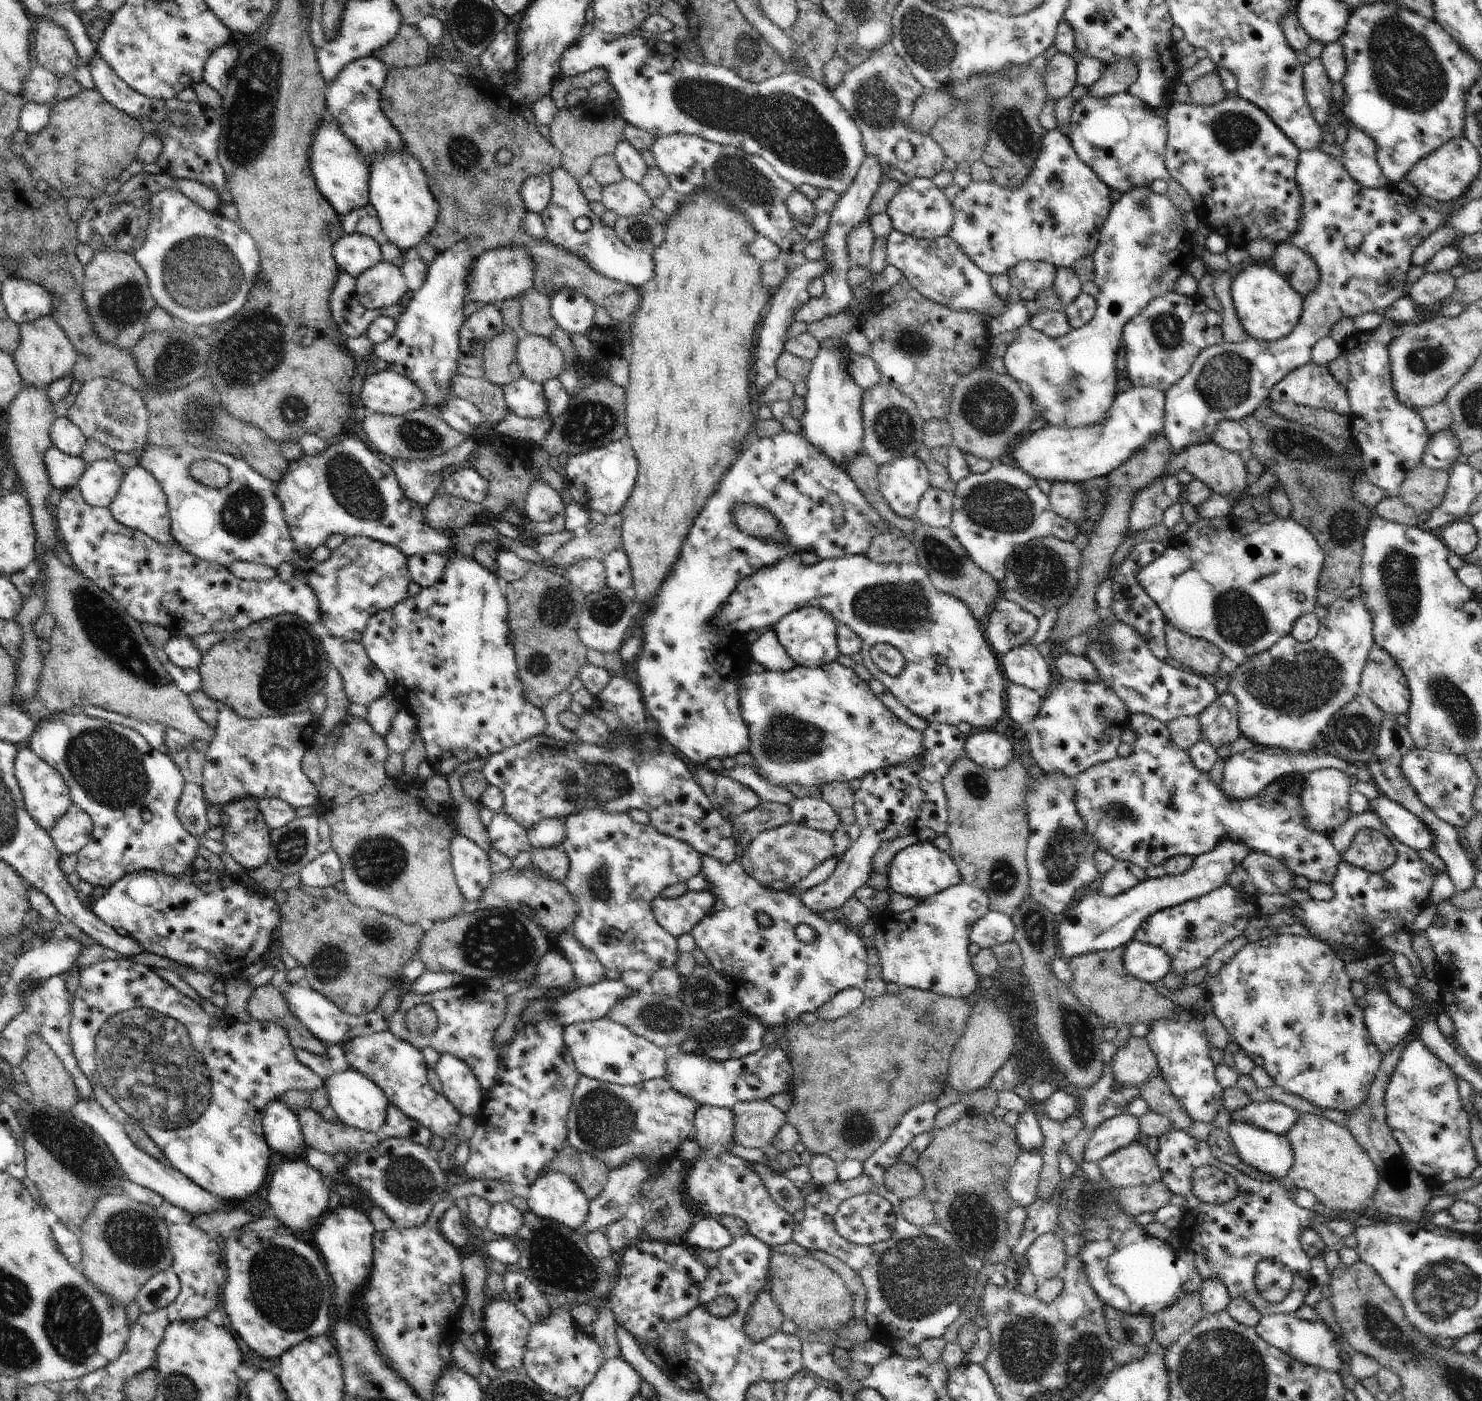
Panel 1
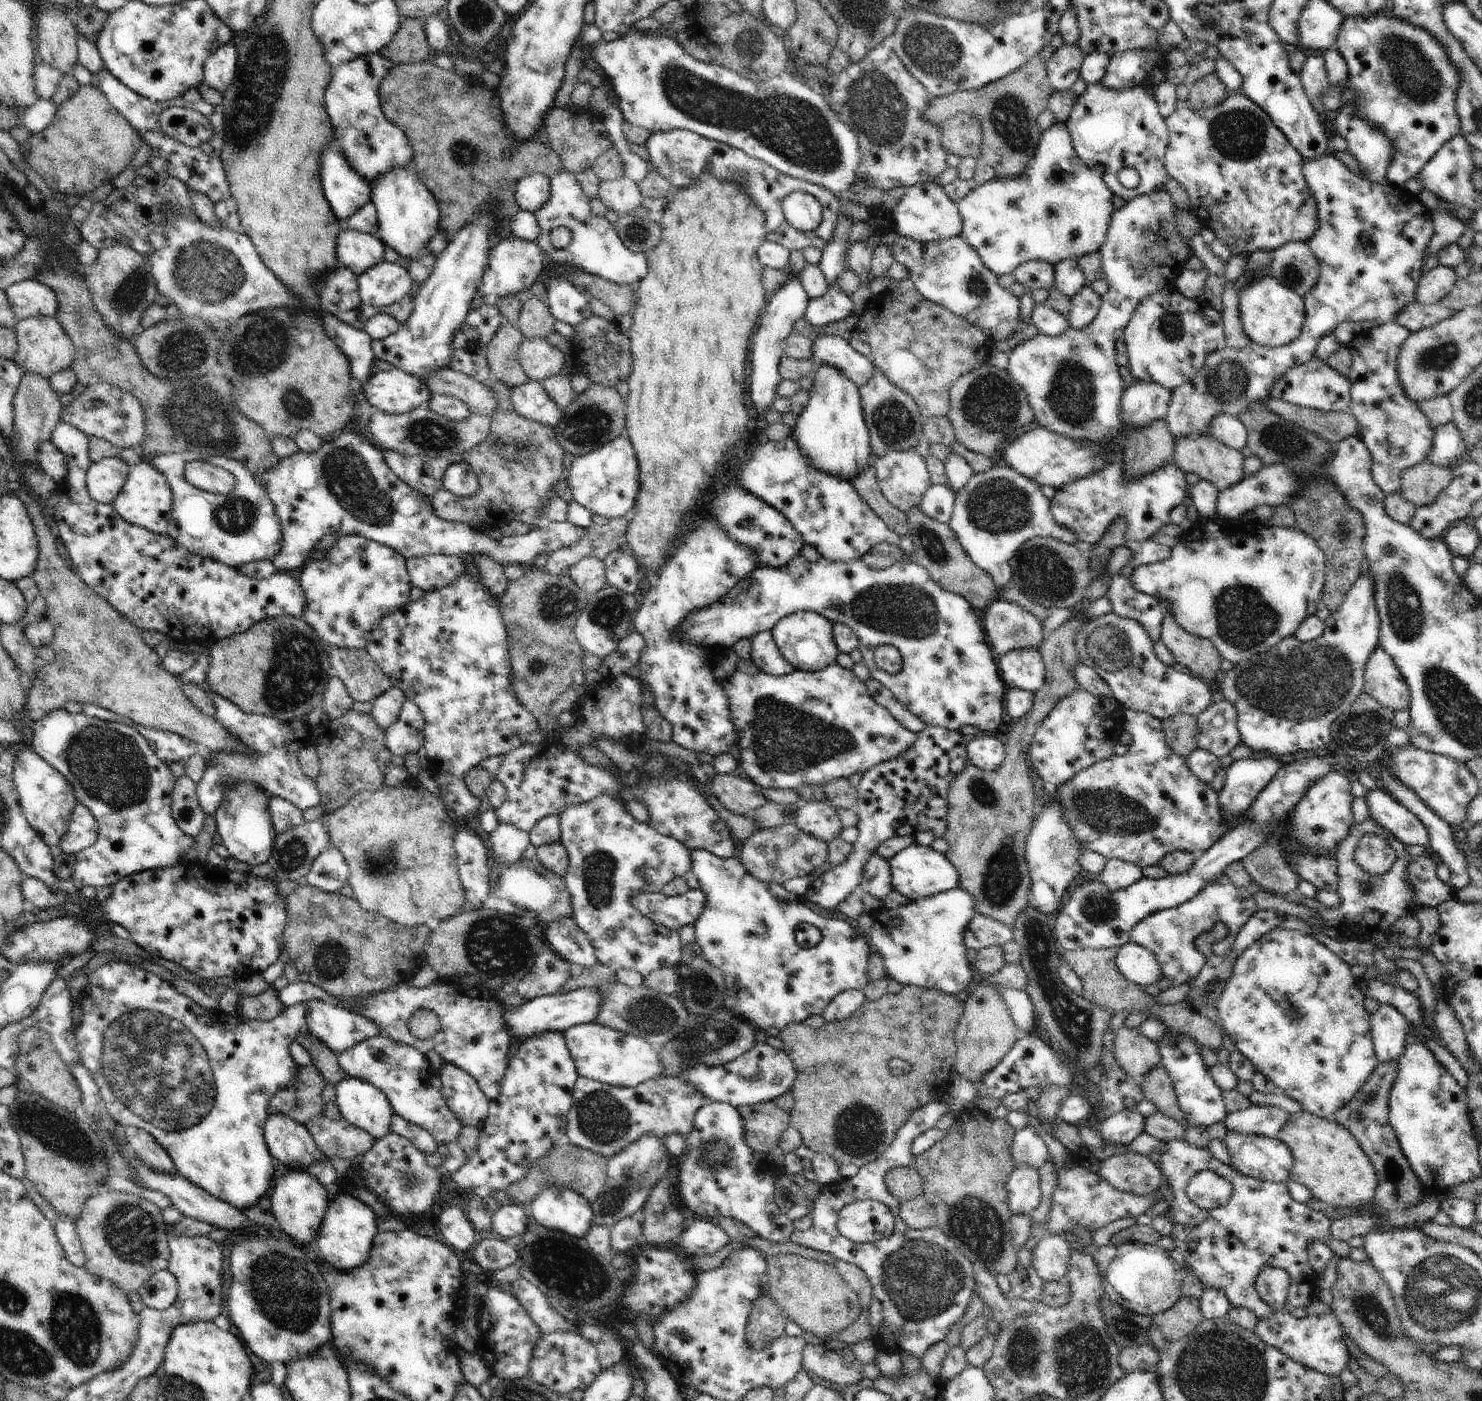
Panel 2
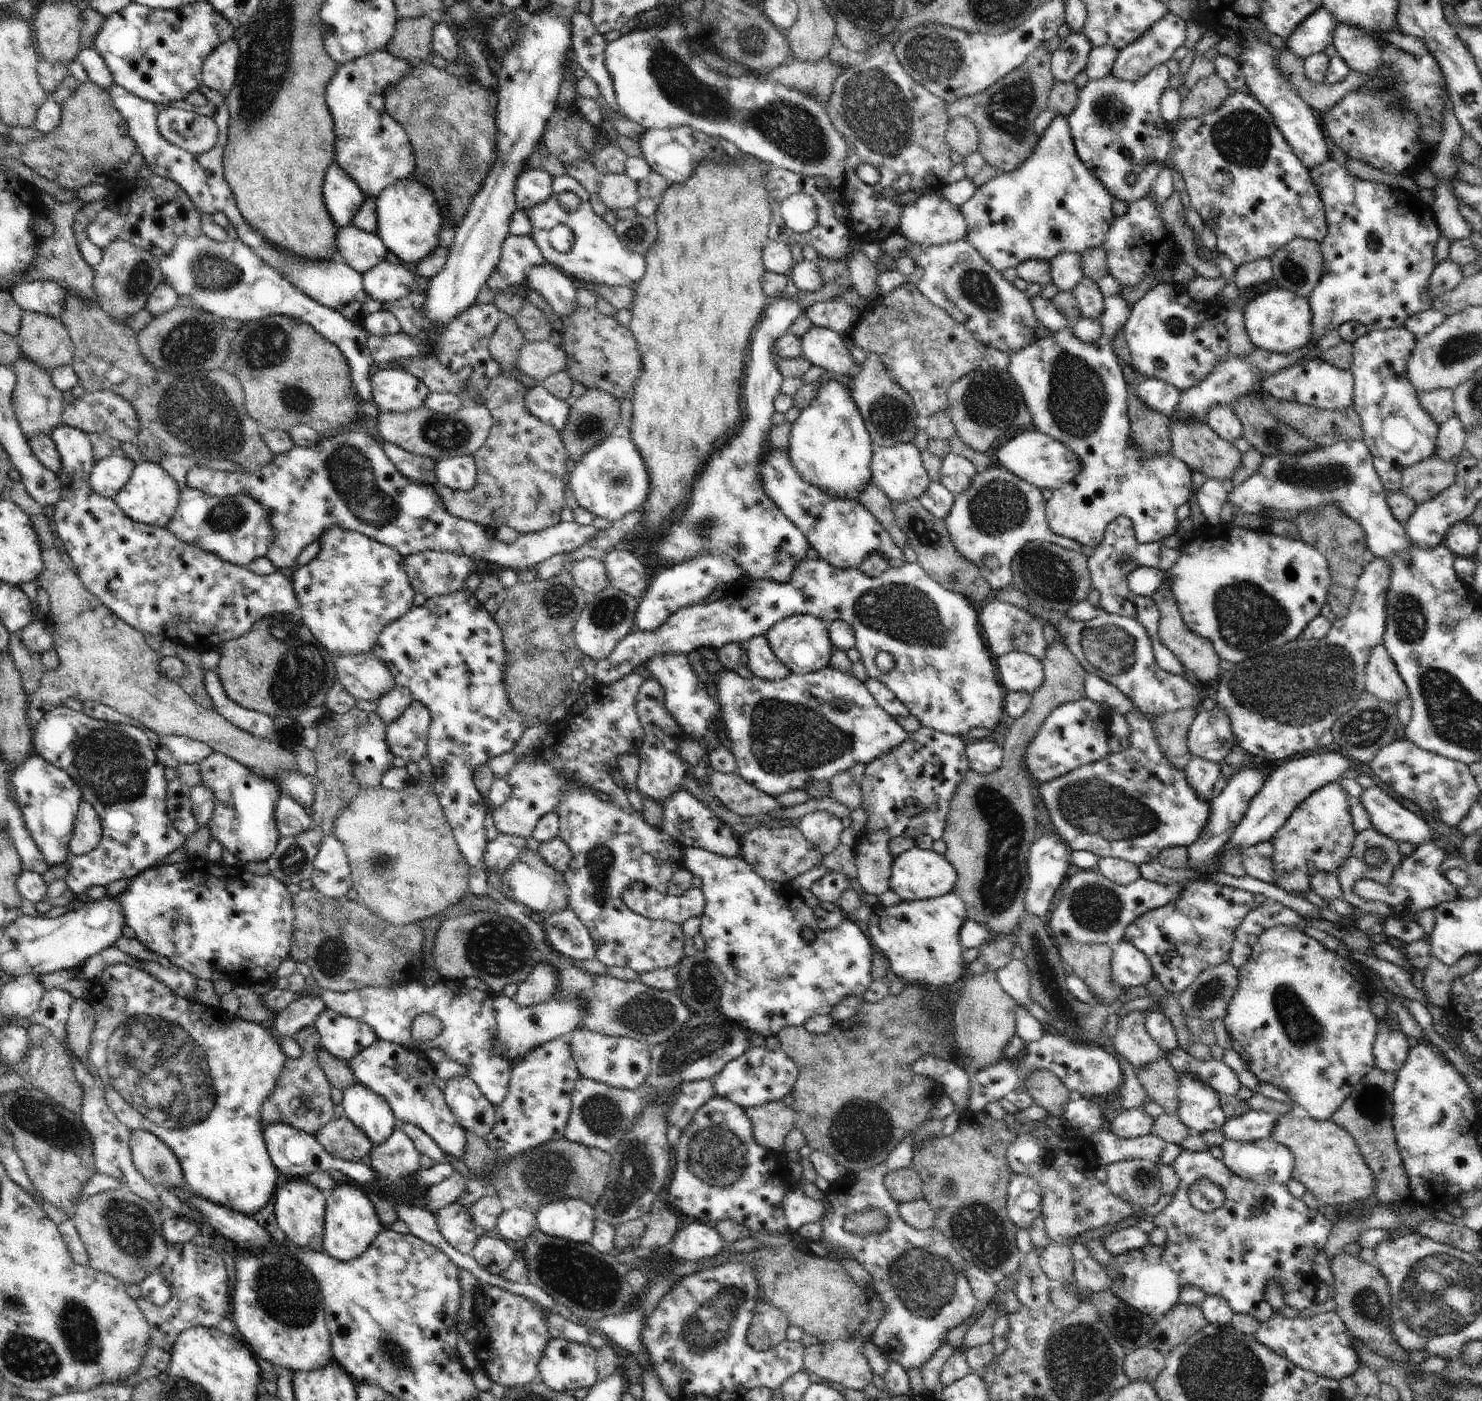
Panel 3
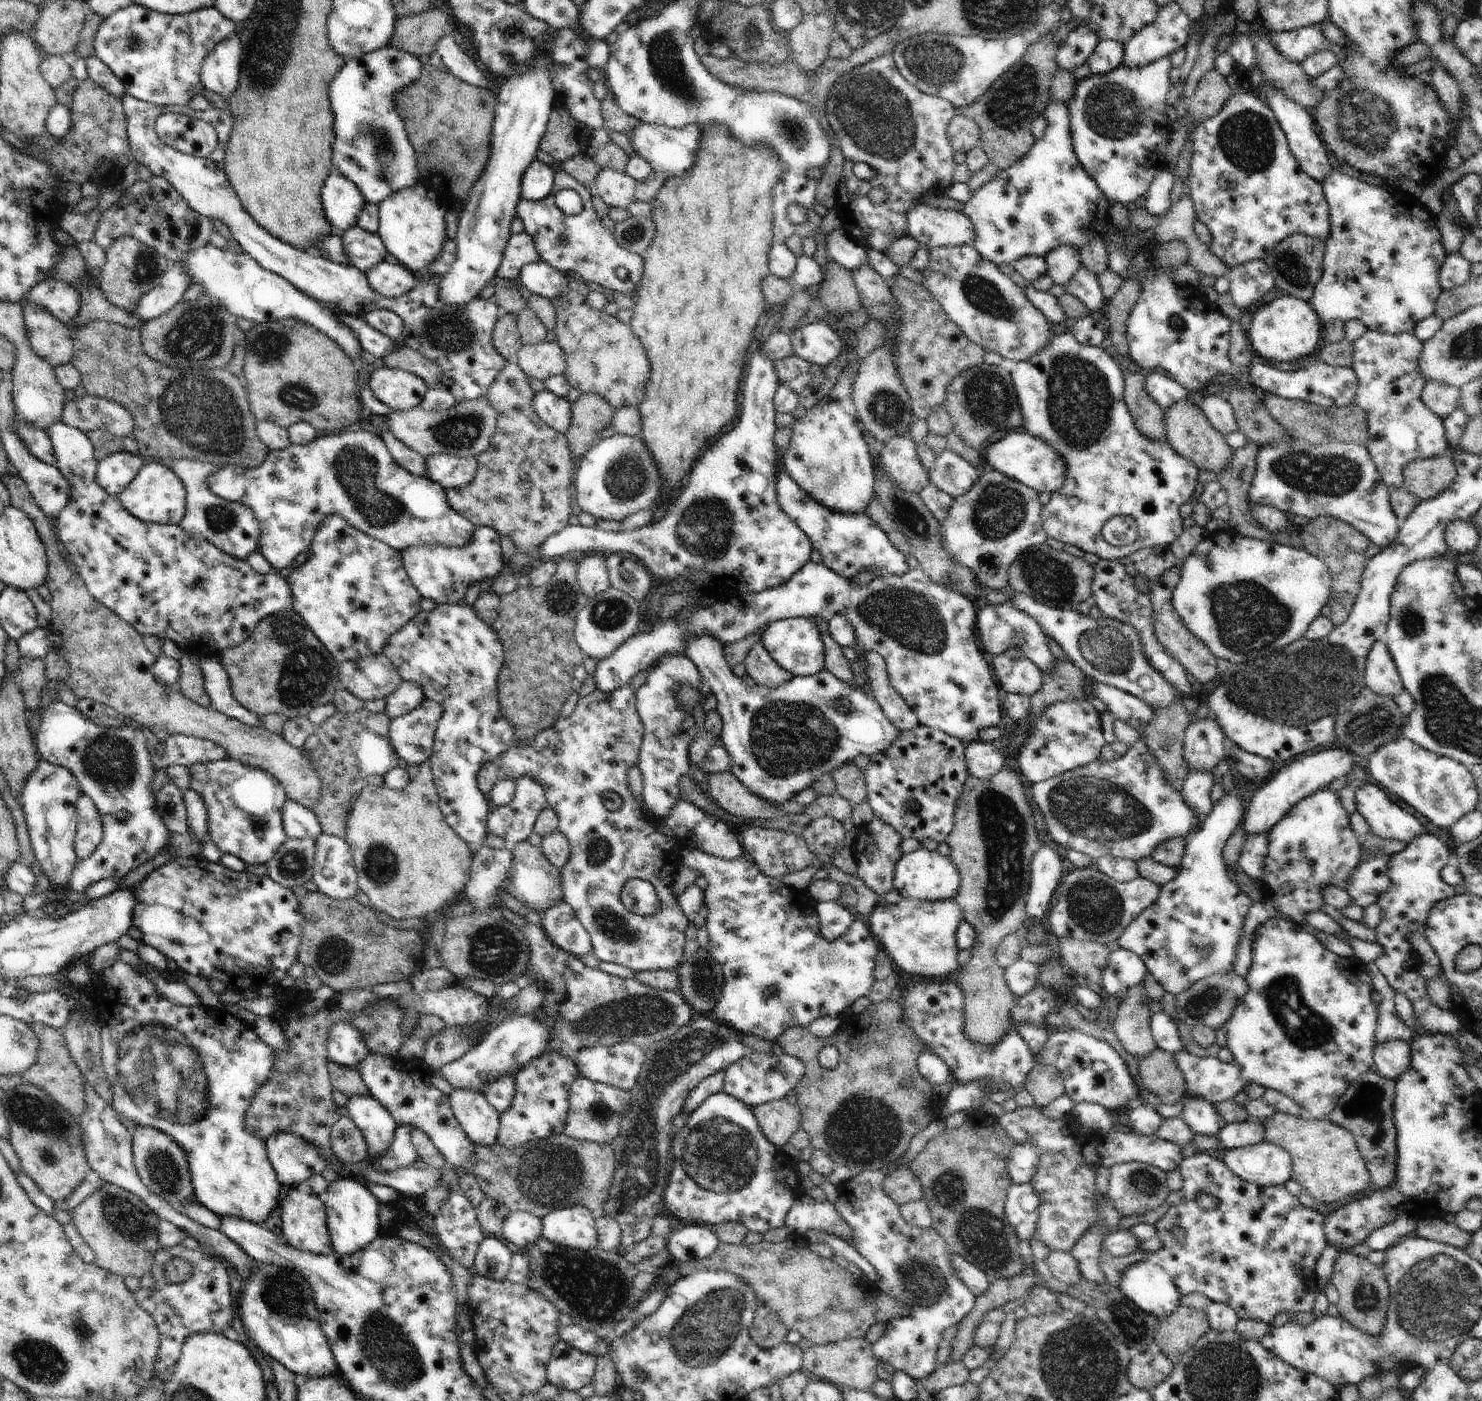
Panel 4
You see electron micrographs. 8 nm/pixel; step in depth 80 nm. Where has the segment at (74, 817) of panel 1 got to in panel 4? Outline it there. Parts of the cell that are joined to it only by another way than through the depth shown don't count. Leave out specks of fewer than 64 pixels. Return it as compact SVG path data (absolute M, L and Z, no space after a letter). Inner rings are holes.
M81 794L76 808L77 826L74 848L78 859L89 857L103 840L102 816L90 796Z

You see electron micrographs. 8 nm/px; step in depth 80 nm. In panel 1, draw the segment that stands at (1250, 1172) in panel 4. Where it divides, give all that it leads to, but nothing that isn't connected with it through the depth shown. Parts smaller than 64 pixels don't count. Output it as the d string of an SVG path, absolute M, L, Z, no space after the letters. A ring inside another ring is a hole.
M1230 1123L1227 1132L1242 1162L1273 1179L1287 1179L1293 1163L1293 1150L1284 1135L1246 1123Z

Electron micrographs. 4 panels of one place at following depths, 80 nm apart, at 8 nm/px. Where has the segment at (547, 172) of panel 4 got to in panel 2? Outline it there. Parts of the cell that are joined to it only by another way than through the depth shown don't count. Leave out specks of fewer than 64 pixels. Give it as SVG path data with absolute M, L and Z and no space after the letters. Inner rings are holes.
M532 173L521 178L515 188L515 201L520 210L535 213L550 198L551 178L542 173Z

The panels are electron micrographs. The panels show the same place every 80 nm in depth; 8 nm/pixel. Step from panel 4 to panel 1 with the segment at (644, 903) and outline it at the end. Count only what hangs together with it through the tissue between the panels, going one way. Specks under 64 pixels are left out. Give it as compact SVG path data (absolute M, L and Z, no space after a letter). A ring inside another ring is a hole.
M688 891L677 898L662 898L658 895L651 902L655 919L672 936L678 938L691 930L713 910L713 894L710 891Z

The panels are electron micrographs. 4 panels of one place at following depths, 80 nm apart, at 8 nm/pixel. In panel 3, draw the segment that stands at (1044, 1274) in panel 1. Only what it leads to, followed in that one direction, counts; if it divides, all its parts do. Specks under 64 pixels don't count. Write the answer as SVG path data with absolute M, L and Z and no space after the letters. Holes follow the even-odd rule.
M1051 1242L1039 1255L1039 1265L1054 1281L1065 1283L1074 1276L1074 1263L1071 1247Z

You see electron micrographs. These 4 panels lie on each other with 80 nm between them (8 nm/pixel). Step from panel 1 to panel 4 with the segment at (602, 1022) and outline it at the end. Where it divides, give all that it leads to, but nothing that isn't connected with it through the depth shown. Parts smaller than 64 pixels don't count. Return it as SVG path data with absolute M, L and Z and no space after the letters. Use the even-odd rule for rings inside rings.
M634 1043L594 1045L579 1051L577 1069L591 1081L629 1091L635 1087L644 1057L644 1049Z

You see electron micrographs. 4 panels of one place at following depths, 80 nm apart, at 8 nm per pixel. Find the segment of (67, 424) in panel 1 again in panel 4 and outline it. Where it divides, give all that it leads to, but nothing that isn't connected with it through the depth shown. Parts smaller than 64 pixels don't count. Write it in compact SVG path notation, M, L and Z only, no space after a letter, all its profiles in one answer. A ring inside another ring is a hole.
M60 420L47 428L48 436L51 438L53 446L55 464L58 470L65 476L67 483L70 483L71 491L69 494L68 504L59 512L54 523L56 534L62 544L66 547L67 554L71 556L72 562L78 567L78 574L84 579L90 596L93 596L100 604L106 606L112 612L115 612L121 619L124 619L131 627L134 627L141 635L154 635L163 641L168 638L182 649L190 657L204 658L212 657L221 658L221 654L227 648L235 647L242 644L257 627L257 624L265 619L268 615L280 611L287 611L293 603L293 596L288 581L278 573L260 574L256 572L245 560L238 560L234 556L226 554L223 550L214 546L213 542L207 541L204 537L193 537L178 525L153 523L150 521L140 520L134 516L127 508L122 506L121 500L117 496L109 495L98 483L96 478L97 463L94 456L92 441L88 438L87 433L77 428L67 425Z

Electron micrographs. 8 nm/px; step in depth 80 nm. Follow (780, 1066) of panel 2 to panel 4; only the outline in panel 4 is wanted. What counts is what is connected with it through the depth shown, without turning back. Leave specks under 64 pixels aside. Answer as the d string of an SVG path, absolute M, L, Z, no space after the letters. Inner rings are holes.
M749 1050L740 1060L729 1064L722 1091L739 1098L753 1108L776 1099L784 1099L802 1080L805 1072L806 1065L798 1057L786 1053L777 1056L775 1053L764 1054Z

